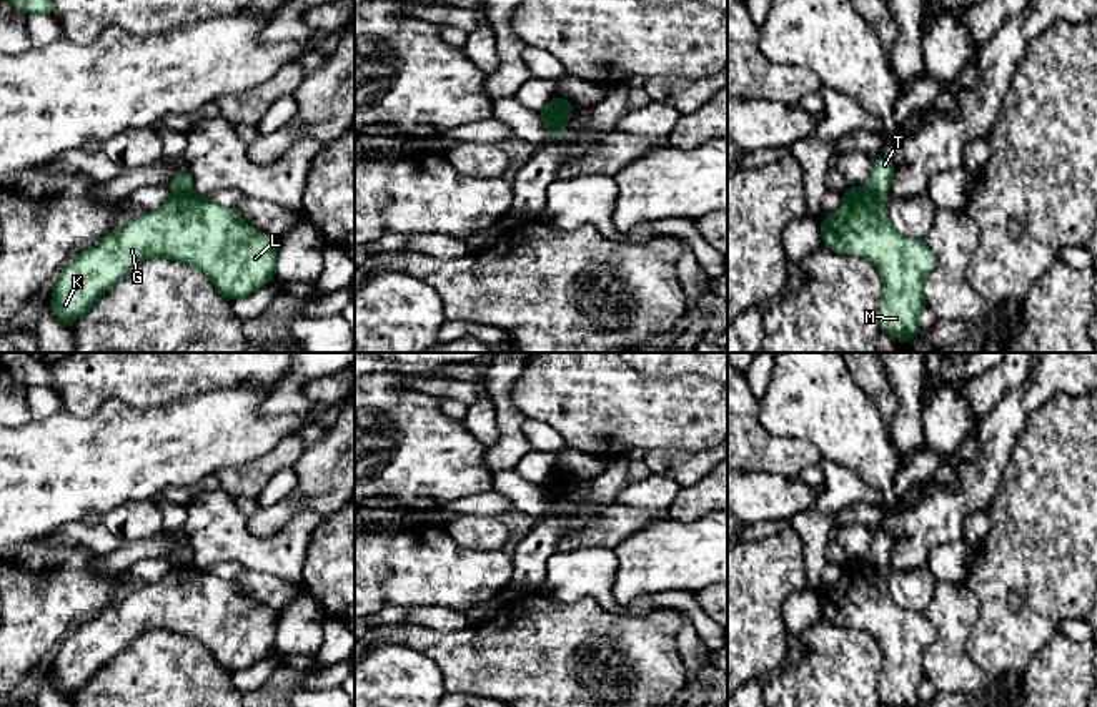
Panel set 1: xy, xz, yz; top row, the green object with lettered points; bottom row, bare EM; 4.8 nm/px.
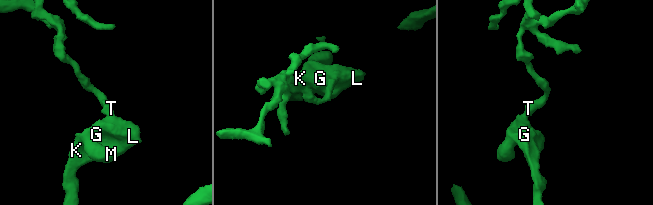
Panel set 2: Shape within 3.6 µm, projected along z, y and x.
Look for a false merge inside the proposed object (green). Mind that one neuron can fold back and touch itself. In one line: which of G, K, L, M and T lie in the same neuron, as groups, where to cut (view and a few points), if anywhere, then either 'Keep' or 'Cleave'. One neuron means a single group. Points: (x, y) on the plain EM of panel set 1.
Groups: G K L M / T. Split along xz (565, 494), (545, 496). Cleave

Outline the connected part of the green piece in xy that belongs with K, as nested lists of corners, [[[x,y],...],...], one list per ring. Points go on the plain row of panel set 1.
[[[173,566],[158,582],[137,589],[108,606],[93,620],[68,630],[52,660],[52,684],[68,702],[112,659],[128,649],[141,634],[163,629],[203,644],[216,664],[235,674],[268,657],[276,637],[278,614],[253,604],[235,581],[223,581],[213,571],[196,566]]]

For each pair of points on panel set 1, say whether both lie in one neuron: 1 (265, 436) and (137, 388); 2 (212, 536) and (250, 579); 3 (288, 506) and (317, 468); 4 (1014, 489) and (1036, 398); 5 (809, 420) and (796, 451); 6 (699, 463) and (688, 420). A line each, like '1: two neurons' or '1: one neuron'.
1: two neurons
2: two neurons
3: one neuron
4: two neurons
5: two neurons
6: two neurons

